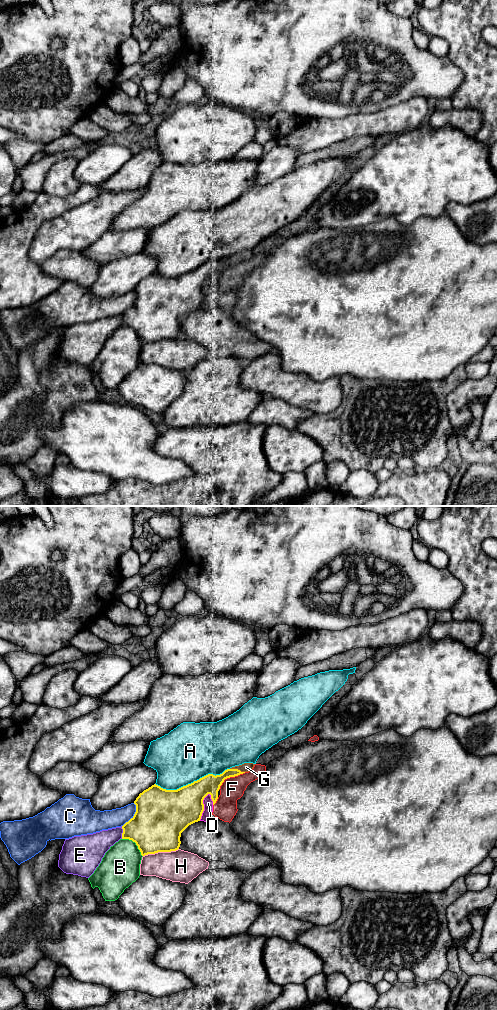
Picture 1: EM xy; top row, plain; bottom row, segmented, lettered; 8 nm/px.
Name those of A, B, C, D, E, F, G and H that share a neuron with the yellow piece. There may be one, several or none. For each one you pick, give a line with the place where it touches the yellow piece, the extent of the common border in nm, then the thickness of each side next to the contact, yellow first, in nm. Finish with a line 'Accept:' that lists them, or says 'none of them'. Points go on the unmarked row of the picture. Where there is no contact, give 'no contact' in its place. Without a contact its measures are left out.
G: xy (237, 257) | 120 nm | 160/80 nm
Accept: G

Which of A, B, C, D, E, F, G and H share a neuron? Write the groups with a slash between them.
A / B / C / D F / E / G / H

